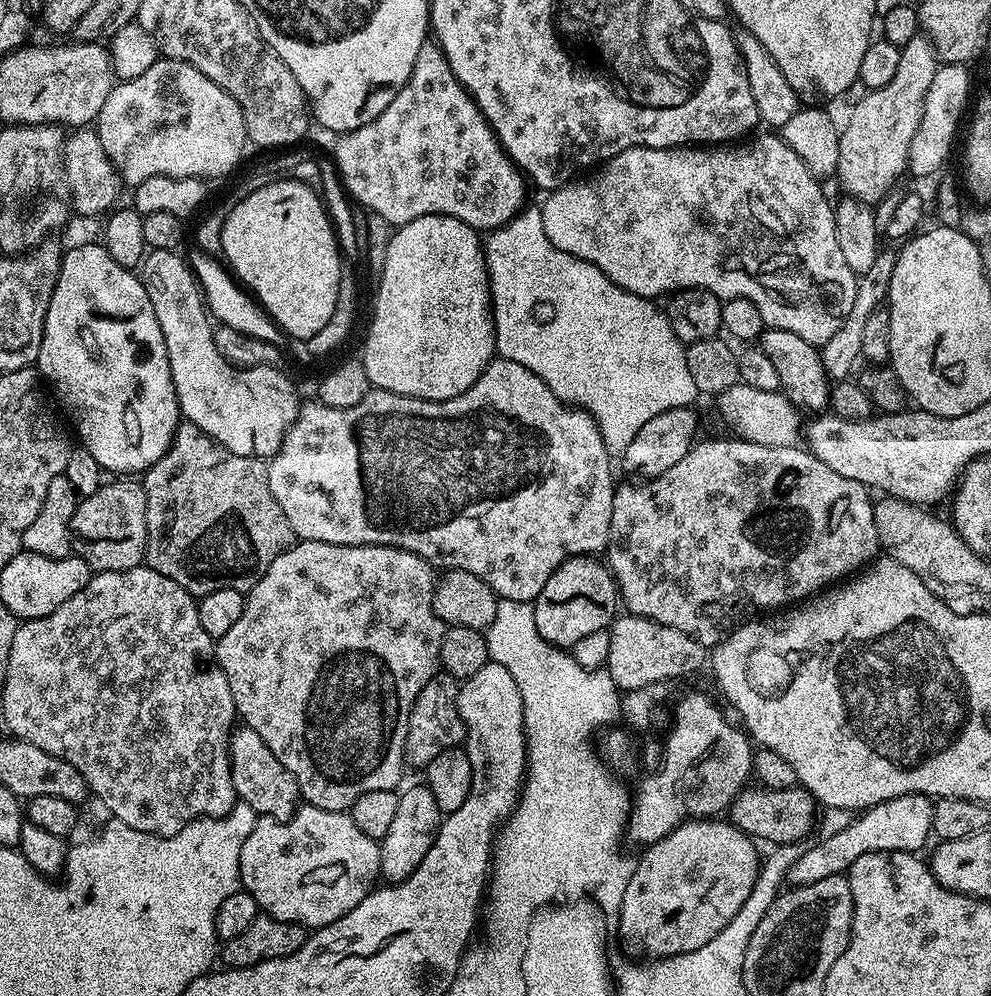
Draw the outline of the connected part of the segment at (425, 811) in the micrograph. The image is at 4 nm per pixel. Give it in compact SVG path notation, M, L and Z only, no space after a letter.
M420 782L413 788L405 787L399 793L398 810L390 830L380 839L380 876L388 882L399 882L410 878L418 866L422 866L422 858L430 854L430 846L434 846L436 835L440 833L442 813L438 802L434 802L434 794L428 789L427 783Z

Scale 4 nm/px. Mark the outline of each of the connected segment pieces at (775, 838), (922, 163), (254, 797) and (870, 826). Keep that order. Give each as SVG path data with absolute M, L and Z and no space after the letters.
M763 786L745 787L734 798L730 809L730 822L740 828L744 835L751 836L753 841L765 840L768 846L778 844L798 844L807 841L812 827L816 824L818 801L802 787L786 790L770 790Z
M941 63L934 74L934 80L930 82L930 90L926 90L926 98L922 106L922 118L918 122L918 128L914 130L914 136L910 142L908 150L907 171L913 172L916 178L928 178L937 169L949 163L948 151L952 148L952 143L956 140L956 127L960 124L960 119L964 116L964 107L968 104L968 87L972 80L968 77L969 69L962 64Z
M240 726L228 738L228 757L230 758L230 774L234 782L234 790L239 803L250 806L257 817L269 816L275 820L288 820L297 810L302 797L298 790L298 782L294 782L294 774L274 758L270 746L254 734L247 726Z
M906 794L873 808L863 809L860 820L829 834L817 844L809 843L799 858L788 870L787 883L792 886L819 882L821 878L843 876L857 858L871 852L910 852L919 853L920 847L933 835L934 822L933 801L922 794Z

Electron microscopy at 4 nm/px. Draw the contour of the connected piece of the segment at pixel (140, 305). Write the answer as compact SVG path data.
M103 243L80 244L63 253L60 261L58 282L54 286L54 294L50 298L50 306L46 310L46 322L42 330L42 346L36 359L35 367L45 381L52 383L58 399L64 403L76 432L80 435L79 443L94 459L98 461L100 469L113 474L143 474L147 472L158 458L166 454L170 442L176 433L176 427L181 424L180 403L174 390L174 378L170 374L170 358L166 358L166 342L162 338L162 326L158 326L158 318L154 318L154 306L150 306L150 294L146 294L146 286L133 269L118 266L114 258L110 258Z

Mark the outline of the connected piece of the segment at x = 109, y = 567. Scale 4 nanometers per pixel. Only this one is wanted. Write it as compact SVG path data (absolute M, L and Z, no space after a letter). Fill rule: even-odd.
M116 478L110 484L101 484L94 494L83 497L77 503L72 519L72 552L81 556L93 573L125 572L145 563L146 550L146 494L143 483L136 478Z

